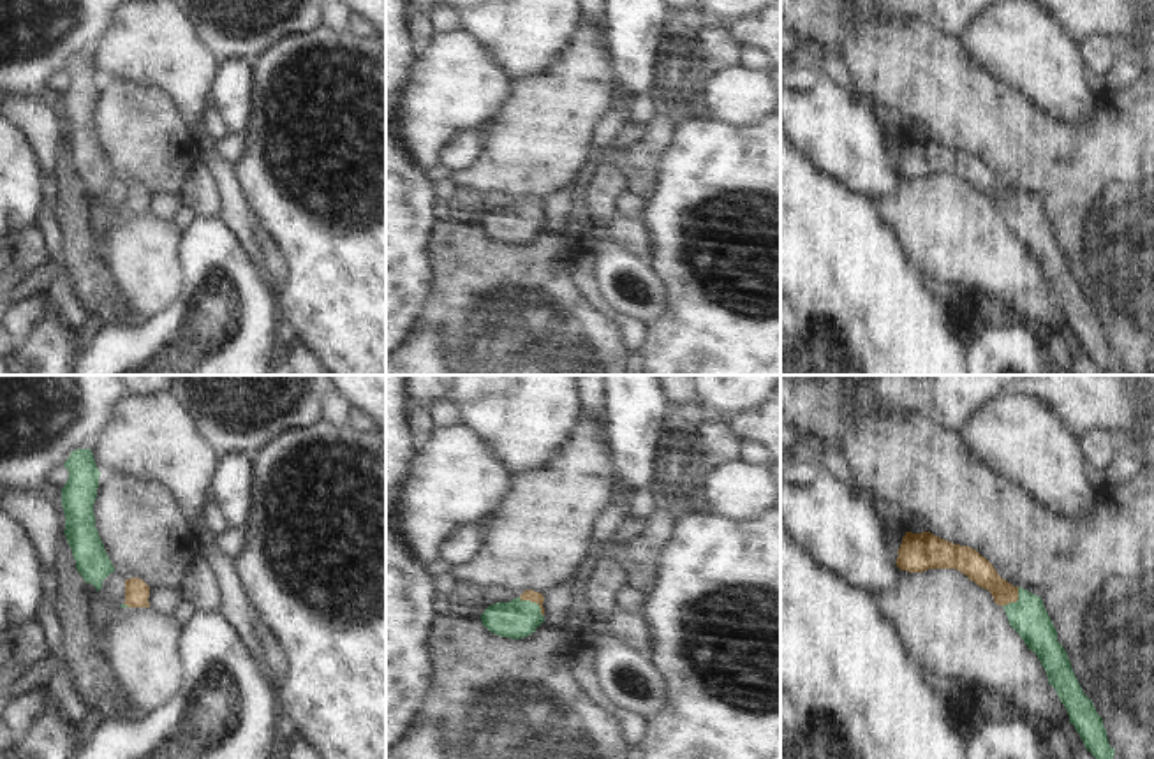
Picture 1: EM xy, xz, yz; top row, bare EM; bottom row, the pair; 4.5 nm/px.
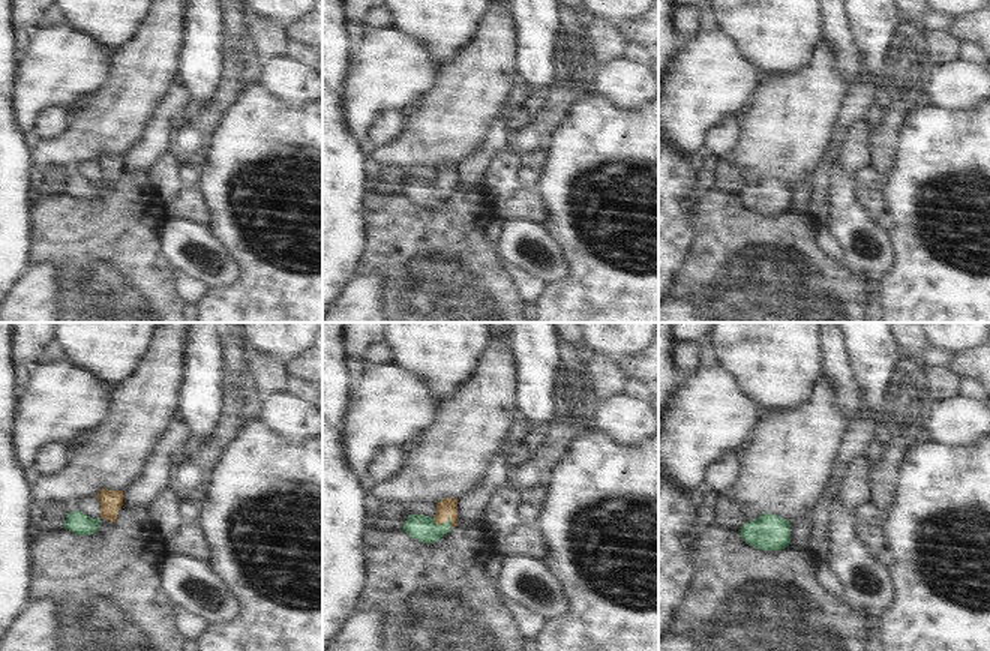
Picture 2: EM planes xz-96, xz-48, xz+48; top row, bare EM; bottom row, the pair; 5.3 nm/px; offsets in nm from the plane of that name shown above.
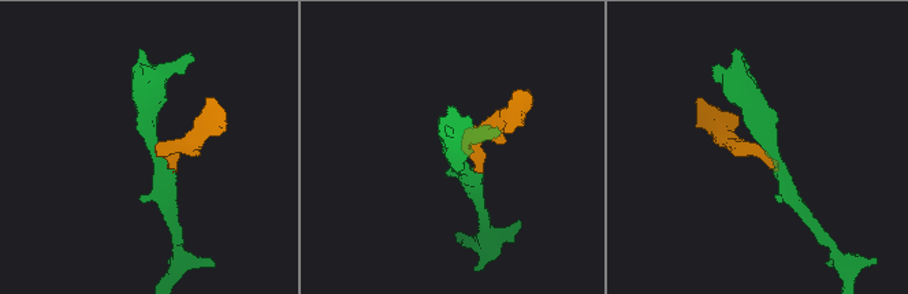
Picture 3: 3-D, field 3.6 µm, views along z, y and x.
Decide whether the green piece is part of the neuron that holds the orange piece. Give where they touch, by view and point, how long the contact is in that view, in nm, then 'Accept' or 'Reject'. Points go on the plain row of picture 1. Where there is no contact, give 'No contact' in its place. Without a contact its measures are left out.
Touches orange at xz (532, 206). Shared border 140 nm. Accept

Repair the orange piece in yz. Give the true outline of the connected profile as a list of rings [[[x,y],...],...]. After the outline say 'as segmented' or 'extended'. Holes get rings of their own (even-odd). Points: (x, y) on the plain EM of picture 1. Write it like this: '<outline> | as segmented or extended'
[[[906,137],[897,158],[895,169],[900,176],[957,174],[978,192],[988,195],[994,208],[1004,213],[1010,231],[1018,238],[1029,255],[1038,261],[1047,276],[1048,289],[1068,315],[1069,329],[1075,331],[1085,354],[1105,373],[1117,373],[1112,366],[1115,354],[1108,349],[1103,324],[1098,321],[1092,306],[1084,299],[1068,259],[1057,247],[1057,236],[1041,203],[1002,185],[994,171],[976,155],[953,150],[930,137]]] | extended

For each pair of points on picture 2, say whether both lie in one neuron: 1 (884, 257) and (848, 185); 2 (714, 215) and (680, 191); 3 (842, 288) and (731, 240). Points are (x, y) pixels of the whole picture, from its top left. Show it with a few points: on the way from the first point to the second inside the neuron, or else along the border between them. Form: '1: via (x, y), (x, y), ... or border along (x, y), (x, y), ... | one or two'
1: via (876, 239), (848, 210), (848, 203) | one
2: border along (696, 201), (687, 213), (693, 236) | two
3: via (815, 261), (794, 242), (758, 240) | one

